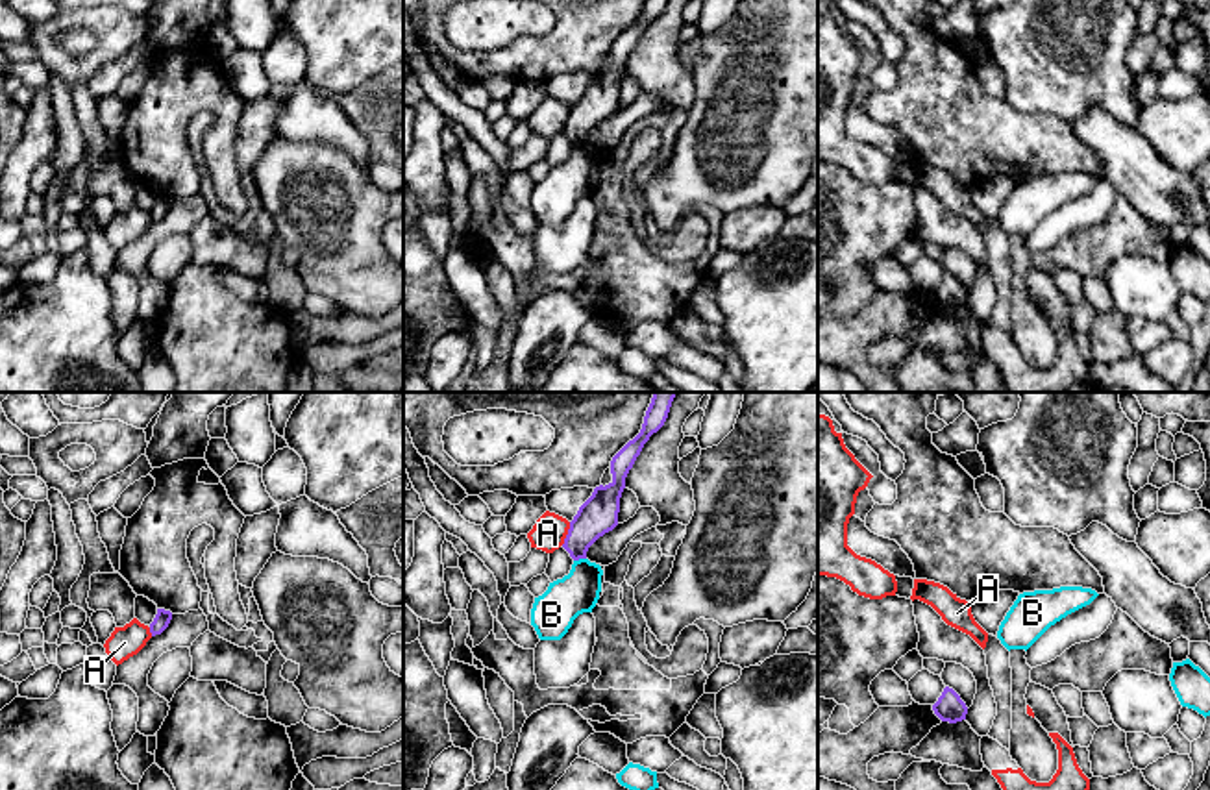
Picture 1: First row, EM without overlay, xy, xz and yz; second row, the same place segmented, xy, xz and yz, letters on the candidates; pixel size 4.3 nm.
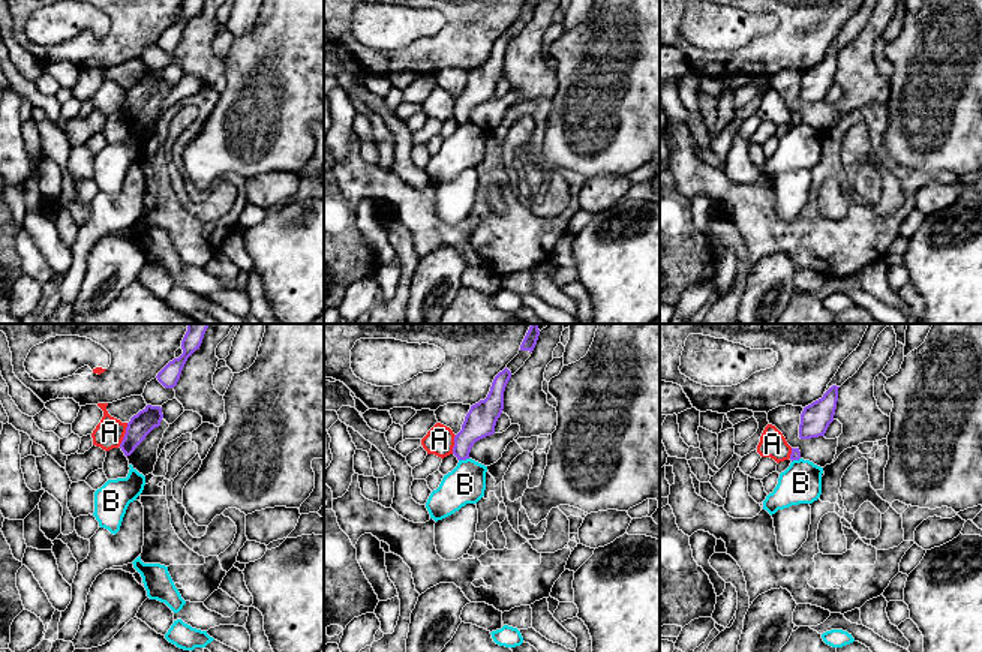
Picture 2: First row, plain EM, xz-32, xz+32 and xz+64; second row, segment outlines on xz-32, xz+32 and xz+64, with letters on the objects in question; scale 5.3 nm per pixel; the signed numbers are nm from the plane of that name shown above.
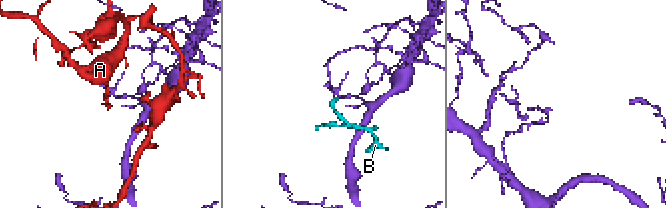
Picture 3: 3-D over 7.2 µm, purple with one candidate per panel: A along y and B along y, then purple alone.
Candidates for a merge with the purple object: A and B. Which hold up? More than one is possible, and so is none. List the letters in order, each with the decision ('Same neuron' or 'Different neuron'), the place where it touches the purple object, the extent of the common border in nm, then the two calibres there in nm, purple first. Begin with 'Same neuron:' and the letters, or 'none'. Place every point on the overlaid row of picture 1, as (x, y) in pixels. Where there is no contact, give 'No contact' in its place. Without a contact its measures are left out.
Same neuron: none
A: Different neuron. Touches purple at xz (568, 533). Shared border 110 nm. Thickness 170 nm (purple) against 150 nm
B: Different neuron. Touches purple at xz (580, 557). Shared border 60 nm. Thickness 170 nm (purple) against 180 nm

